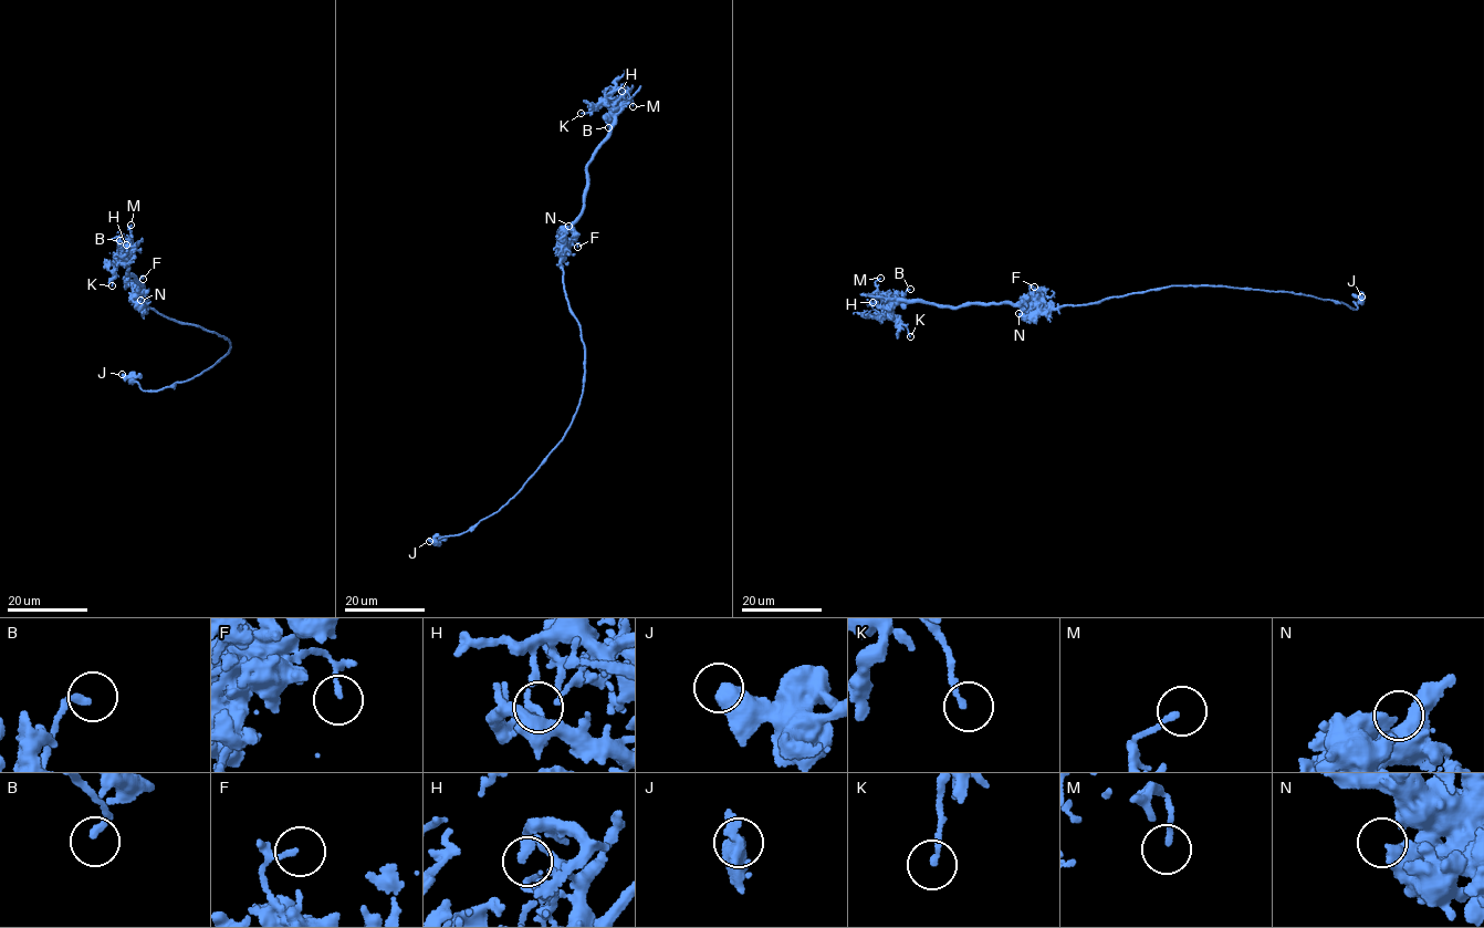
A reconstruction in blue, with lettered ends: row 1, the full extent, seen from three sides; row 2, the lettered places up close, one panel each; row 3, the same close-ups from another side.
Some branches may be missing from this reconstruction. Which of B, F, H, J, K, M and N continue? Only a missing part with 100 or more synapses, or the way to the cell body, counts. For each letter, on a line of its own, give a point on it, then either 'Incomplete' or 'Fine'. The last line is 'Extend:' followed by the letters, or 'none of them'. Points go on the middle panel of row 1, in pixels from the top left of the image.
B: Place: (608, 127). Fine
F: Place: (577, 247). Fine
H: Place: (622, 91). Fine
J: Place: (429, 541). Fine
K: Place: (581, 113). Fine
M: Place: (633, 106). Fine
N: Place: (568, 226). Fine
Extend: none of them

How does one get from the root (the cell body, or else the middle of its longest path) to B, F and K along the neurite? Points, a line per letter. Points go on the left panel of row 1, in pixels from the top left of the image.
B: (202, 329), (165, 316), (134, 294), (142, 284), (125, 272), (132, 254), (118, 249), (119, 240)
F: (202, 329), (180, 323), (146, 306), (136, 289), (143, 279)
K: (202, 329), (165, 316), (134, 294), (142, 284), (125, 272), (133, 259), (128, 251), (119, 258), (112, 285)

